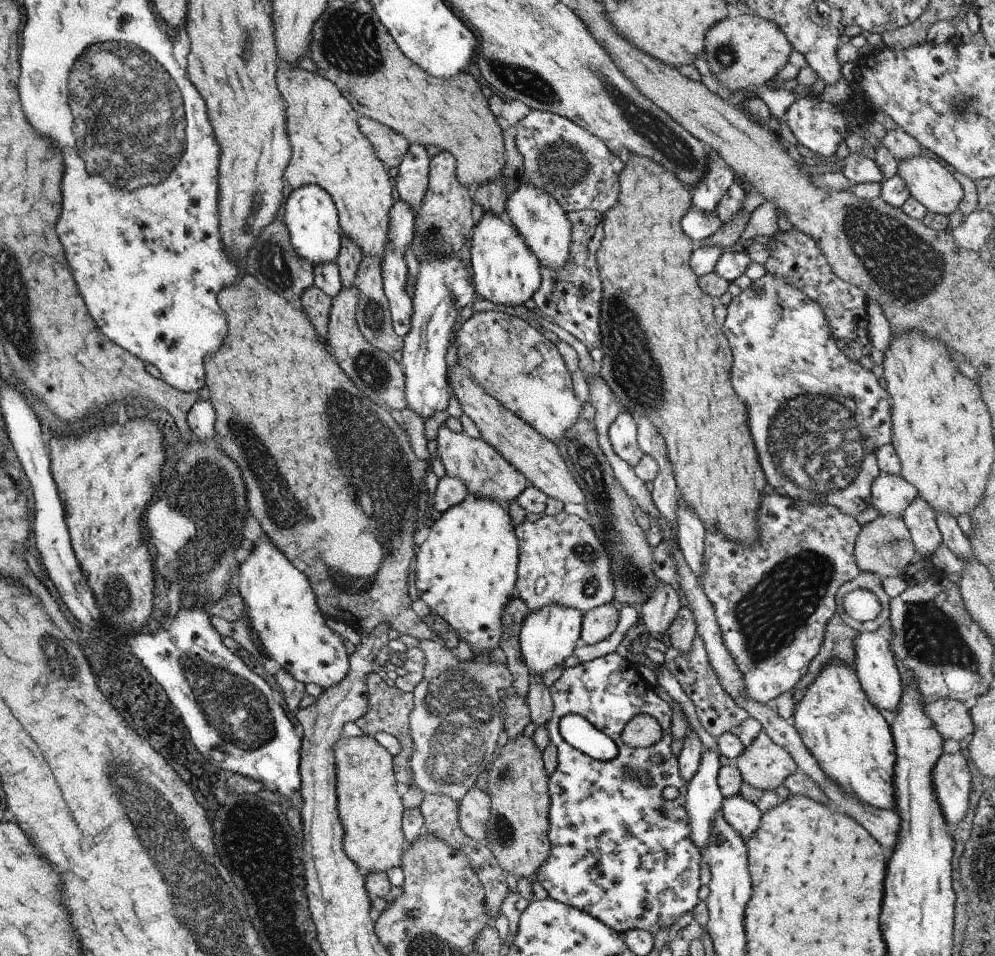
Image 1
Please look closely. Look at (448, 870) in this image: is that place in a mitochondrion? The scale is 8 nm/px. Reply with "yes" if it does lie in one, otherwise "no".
no

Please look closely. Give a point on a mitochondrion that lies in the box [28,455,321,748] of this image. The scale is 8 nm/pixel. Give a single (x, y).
(62, 660)

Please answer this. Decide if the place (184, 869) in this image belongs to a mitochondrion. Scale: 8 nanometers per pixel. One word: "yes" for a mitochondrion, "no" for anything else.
yes

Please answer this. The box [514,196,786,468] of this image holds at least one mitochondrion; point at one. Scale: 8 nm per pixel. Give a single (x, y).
(636, 373)

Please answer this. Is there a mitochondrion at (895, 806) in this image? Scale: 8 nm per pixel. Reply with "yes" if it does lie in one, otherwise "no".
no

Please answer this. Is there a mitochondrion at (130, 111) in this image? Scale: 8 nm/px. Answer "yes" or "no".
yes

